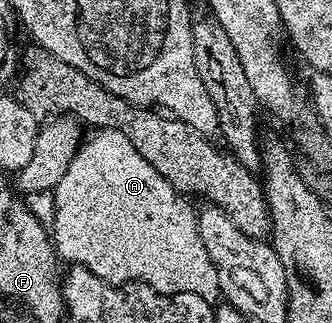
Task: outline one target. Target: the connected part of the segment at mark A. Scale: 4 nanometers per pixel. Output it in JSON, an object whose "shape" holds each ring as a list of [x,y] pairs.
{"shape":[[[108,131],[104,133],[95,133],[91,140],[84,142],[80,146],[79,152],[75,155],[73,161],[69,165],[69,169],[65,173],[65,177],[61,177],[61,181],[55,186],[53,198],[55,198],[55,231],[53,227],[53,242],[55,245],[55,253],[60,260],[66,261],[68,264],[76,267],[84,267],[92,271],[97,277],[101,277],[101,281],[106,283],[114,283],[122,285],[125,283],[147,283],[155,291],[159,291],[163,295],[176,295],[177,293],[197,293],[197,297],[201,297],[205,301],[209,301],[213,305],[218,304],[221,299],[219,282],[217,281],[217,269],[213,265],[213,261],[209,261],[209,253],[205,253],[205,244],[201,241],[201,233],[199,232],[199,220],[196,212],[191,212],[191,207],[186,198],[180,197],[169,185],[169,181],[165,181],[165,177],[161,177],[157,173],[157,169],[153,169],[153,165],[149,161],[145,161],[145,157],[141,157],[141,153],[137,153],[137,149],[133,149],[133,141],[129,141],[129,137],[125,137],[119,131]]]}

